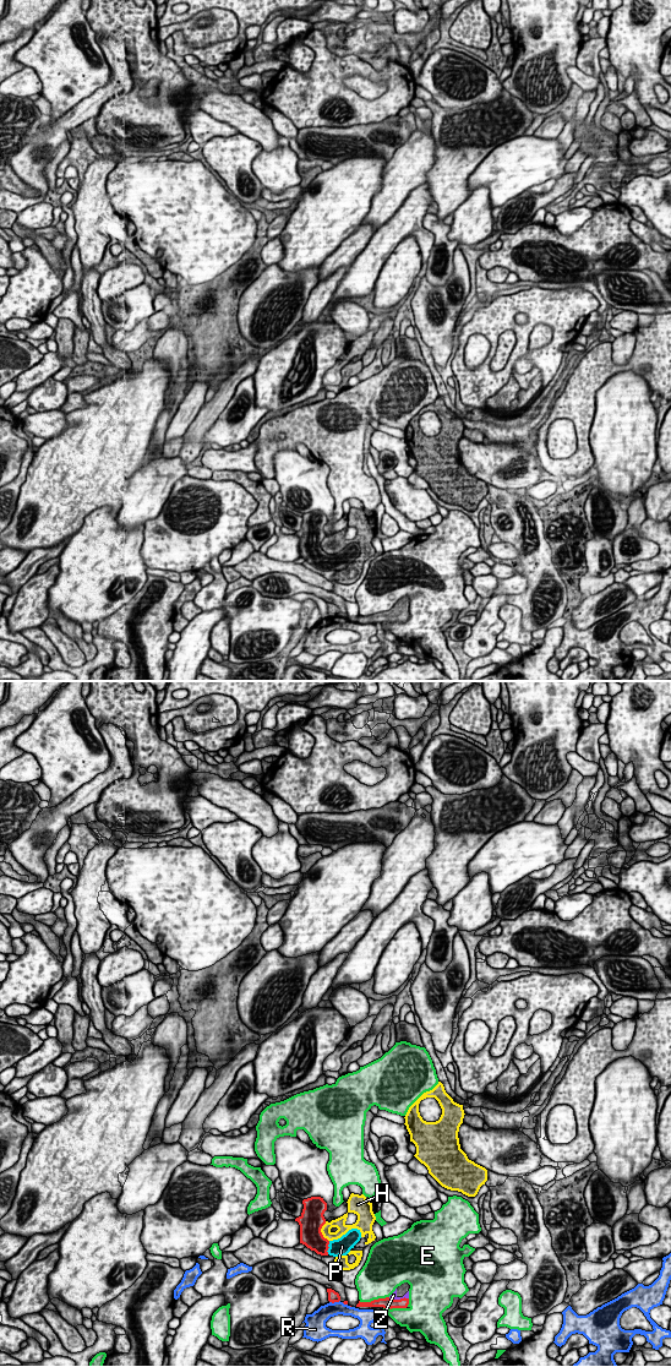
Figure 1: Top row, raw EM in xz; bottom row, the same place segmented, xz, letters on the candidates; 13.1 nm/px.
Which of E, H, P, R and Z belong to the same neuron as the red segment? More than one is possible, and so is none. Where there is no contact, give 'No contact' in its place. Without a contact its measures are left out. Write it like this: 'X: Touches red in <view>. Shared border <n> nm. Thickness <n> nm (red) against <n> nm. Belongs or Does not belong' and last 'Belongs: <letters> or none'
E: Touches red in xz. Shared border 380 nm. Thickness 140 nm (red) against 300 nm. Does not belong
H: Touches red in xz. Shared border 280 nm. Thickness 320 nm (red) against 130 nm. Does not belong
P: Touches red in xz. Shared border 180 nm. Thickness 280 nm (red) against 240 nm. Belongs
R: Touches red in xz. Shared border 150 nm. Thickness 140 nm (red) against 200 nm. Does not belong
Z: Touches red in xz. Shared border 280 nm. Thickness 140 nm (red) against 70 nm. Belongs
Belongs: P, Z

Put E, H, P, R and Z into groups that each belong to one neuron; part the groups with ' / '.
E / H / P Z / R

